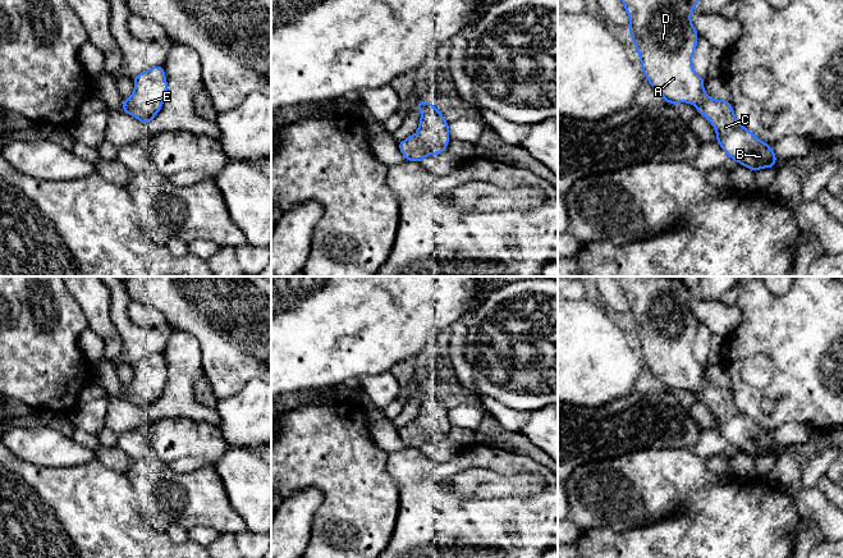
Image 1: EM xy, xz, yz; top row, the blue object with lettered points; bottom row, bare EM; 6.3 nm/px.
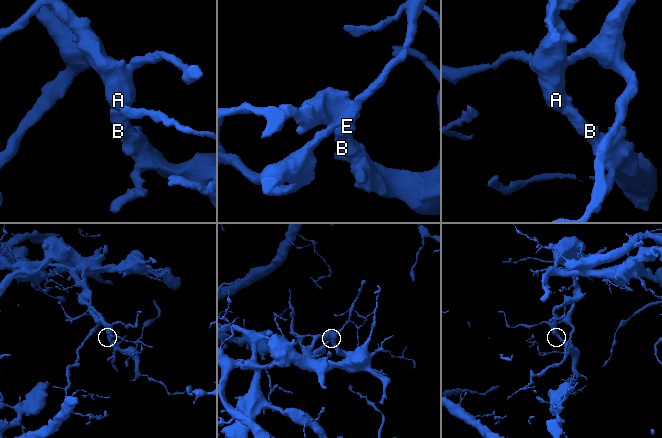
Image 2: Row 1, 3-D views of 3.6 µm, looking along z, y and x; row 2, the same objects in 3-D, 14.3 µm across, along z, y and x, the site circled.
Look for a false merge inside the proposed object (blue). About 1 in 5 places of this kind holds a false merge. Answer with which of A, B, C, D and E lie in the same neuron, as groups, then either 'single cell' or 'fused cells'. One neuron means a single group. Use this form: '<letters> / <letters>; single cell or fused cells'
A B C D E; single cell

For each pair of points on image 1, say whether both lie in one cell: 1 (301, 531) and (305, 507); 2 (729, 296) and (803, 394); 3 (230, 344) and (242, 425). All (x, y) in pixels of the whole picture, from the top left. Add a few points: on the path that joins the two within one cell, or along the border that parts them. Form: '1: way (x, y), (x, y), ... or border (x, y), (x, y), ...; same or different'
1: way (301, 525), (301, 513); same
2: border (738, 289), (736, 302); different
3: border (257, 378), (253, 378), (237, 392), (220, 399); different

